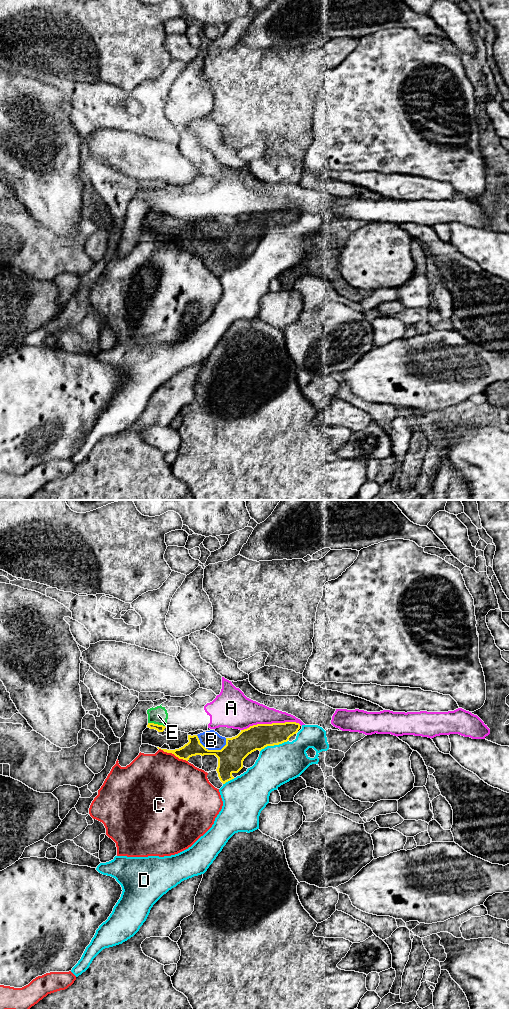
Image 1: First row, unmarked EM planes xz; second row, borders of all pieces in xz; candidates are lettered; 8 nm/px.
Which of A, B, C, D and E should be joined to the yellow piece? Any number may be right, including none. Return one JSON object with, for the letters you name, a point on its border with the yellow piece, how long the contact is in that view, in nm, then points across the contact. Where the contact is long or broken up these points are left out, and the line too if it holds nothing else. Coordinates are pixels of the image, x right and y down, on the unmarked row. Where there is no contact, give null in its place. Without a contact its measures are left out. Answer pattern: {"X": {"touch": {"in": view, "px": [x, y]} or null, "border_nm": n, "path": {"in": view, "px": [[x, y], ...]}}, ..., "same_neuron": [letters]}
{"same_neuron": []}

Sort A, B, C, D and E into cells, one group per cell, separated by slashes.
A E / B / C / D

